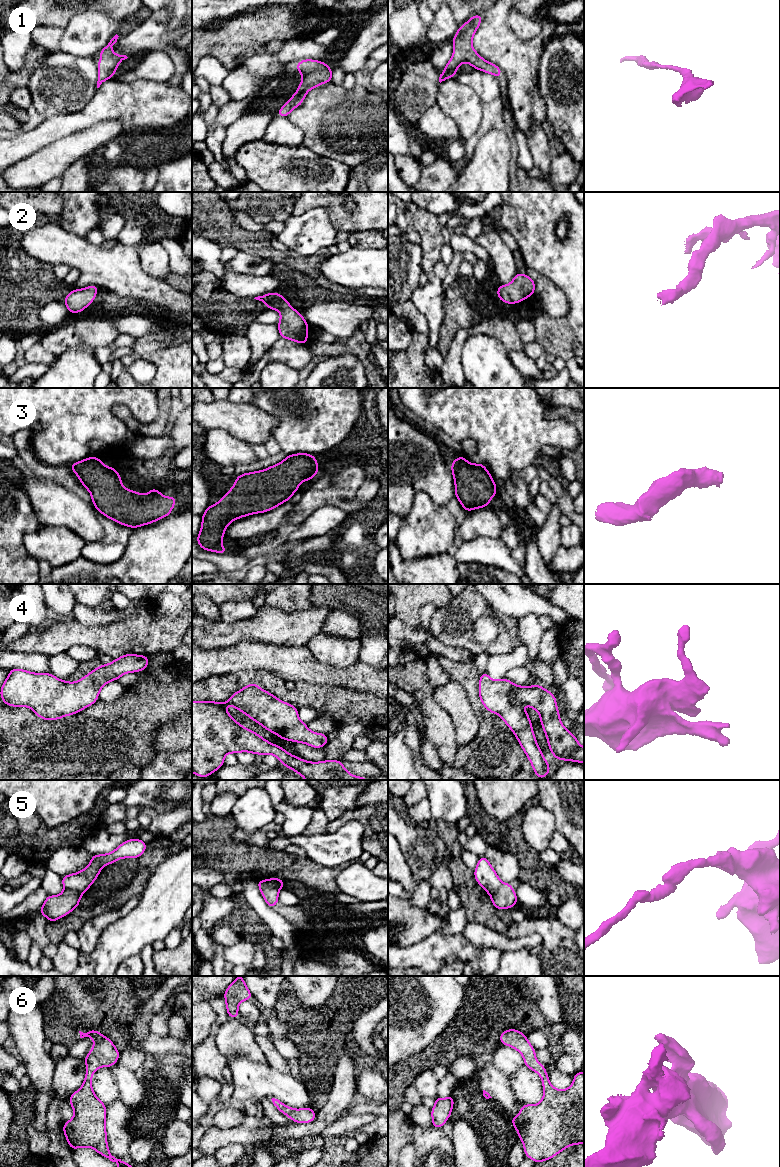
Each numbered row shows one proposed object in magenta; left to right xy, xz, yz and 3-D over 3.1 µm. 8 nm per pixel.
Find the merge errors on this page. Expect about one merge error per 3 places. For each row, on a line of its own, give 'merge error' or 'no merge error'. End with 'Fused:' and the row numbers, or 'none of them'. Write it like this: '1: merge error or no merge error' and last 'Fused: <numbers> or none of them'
1: no merge error
2: no merge error
3: no merge error
4: no merge error
5: merge error
6: no merge error
Fused: 5

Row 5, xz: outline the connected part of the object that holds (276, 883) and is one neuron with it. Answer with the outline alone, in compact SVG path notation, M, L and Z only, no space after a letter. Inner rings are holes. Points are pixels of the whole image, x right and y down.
M270 878L267 880L259 880L258 882L260 883L264 883L267 886L269 886L270 888L274 888L277 890L280 890L283 888L285 881L279 878Z

